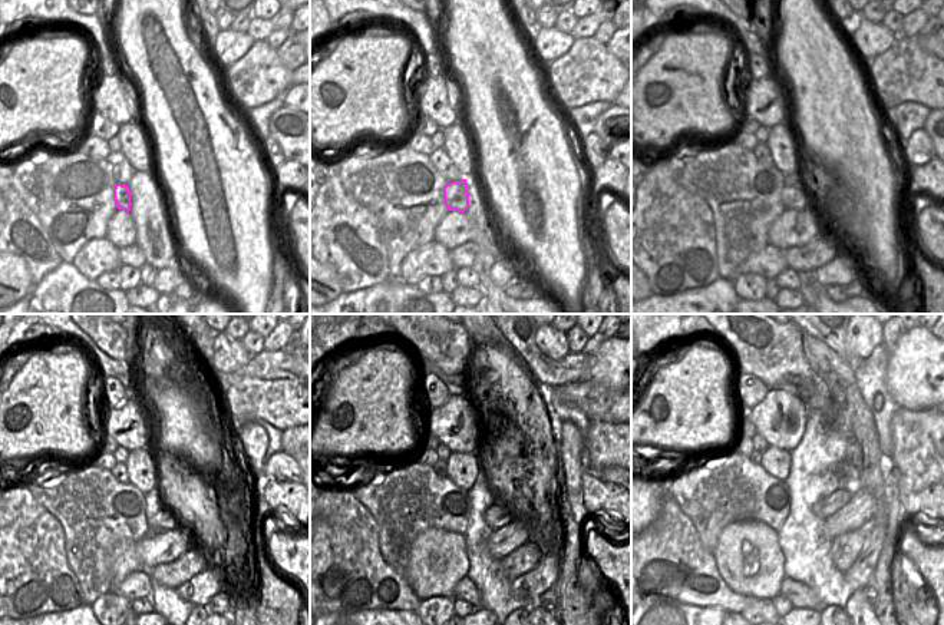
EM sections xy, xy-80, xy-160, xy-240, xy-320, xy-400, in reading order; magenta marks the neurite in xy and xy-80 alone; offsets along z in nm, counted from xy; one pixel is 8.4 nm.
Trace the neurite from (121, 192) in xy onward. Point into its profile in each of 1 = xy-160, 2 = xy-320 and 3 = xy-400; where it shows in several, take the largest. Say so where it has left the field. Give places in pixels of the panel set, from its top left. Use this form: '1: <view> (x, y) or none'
1: xy-160 (794, 197)
2: xy-320 (495, 516)
3: xy-400 (834, 502)

